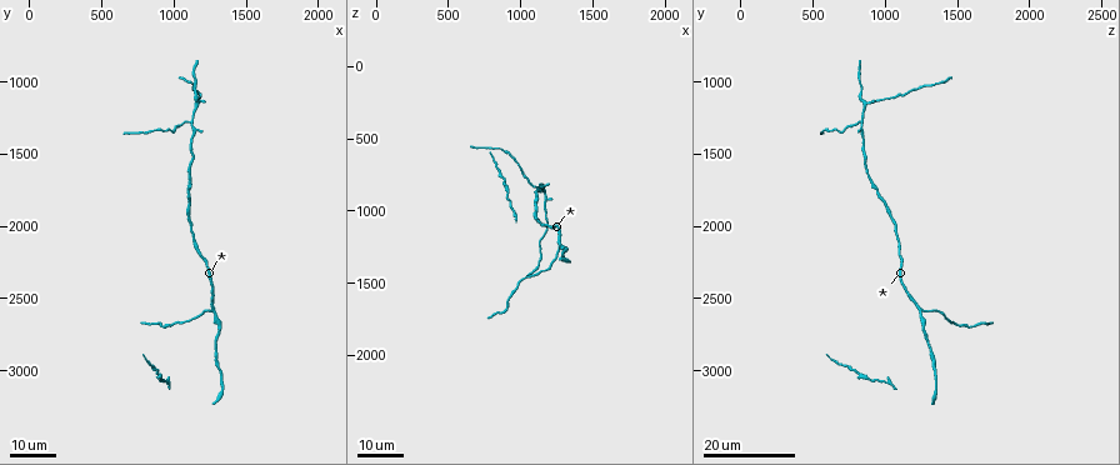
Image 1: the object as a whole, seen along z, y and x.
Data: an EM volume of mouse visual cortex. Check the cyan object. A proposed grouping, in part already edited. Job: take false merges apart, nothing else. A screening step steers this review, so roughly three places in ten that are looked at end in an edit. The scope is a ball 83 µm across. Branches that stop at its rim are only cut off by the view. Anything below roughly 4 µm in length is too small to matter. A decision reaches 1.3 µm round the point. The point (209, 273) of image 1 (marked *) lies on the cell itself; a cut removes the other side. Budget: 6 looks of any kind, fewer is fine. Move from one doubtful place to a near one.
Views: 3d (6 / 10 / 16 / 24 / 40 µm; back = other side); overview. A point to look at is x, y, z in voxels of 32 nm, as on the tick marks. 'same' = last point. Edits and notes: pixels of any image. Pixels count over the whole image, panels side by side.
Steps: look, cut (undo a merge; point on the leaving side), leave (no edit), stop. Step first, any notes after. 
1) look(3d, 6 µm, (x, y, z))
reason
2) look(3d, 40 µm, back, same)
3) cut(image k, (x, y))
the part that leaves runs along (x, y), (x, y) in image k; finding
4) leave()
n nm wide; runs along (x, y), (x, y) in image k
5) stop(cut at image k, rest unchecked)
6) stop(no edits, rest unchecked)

look(3d, 24 µm, (1160, 1160, 840))
three arms meet

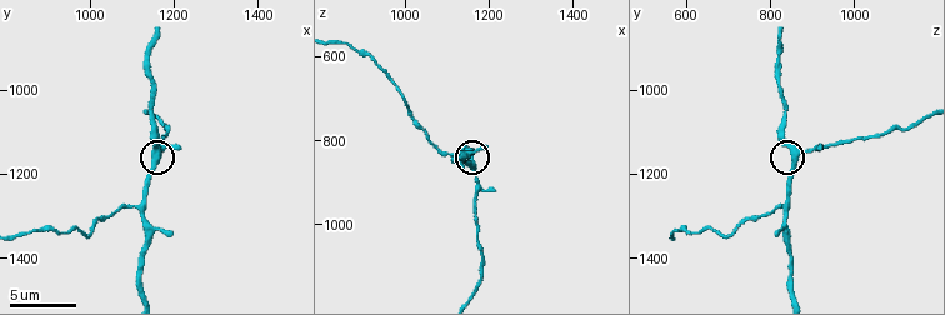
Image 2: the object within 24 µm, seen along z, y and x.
look(3d, 6 µm, (1165, 1145, 860))

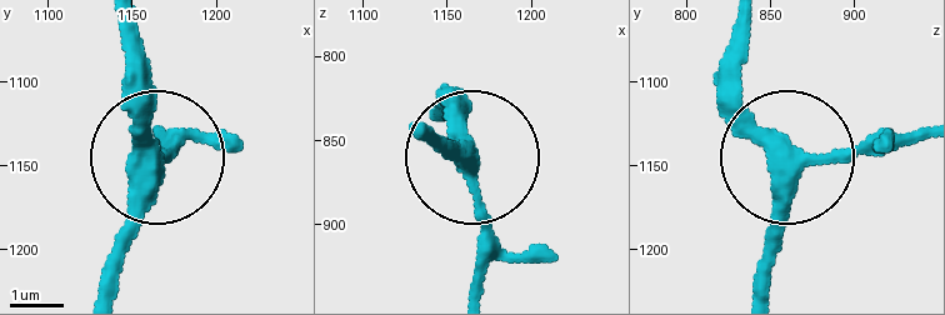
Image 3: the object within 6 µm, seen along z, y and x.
leave()
3 arms; runs along (100, 286), (154, 151), (136, 49) in image 3; continuous, no second cell

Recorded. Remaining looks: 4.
look(3d, 10 µm, (1120, 1285, 830))

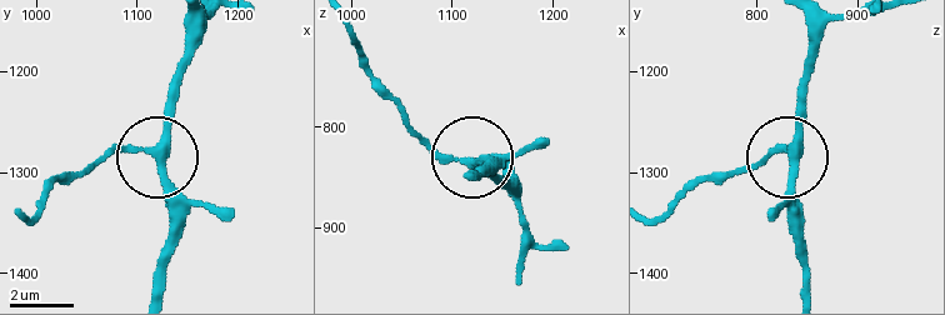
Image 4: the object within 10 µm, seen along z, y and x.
leave()
runs along (155, 288), (171, 223), (165, 174), (139, 150), (85, 166) in image 4; continuous, no second cell

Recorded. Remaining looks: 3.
look(3d, 24 µm, (1280, 2580, 1240))
a fork

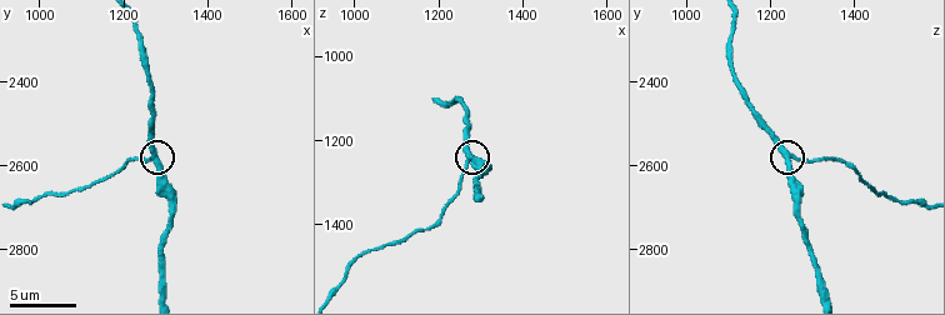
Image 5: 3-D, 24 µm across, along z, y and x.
look(3d, 10 µm, (1270, 2585, 1260))

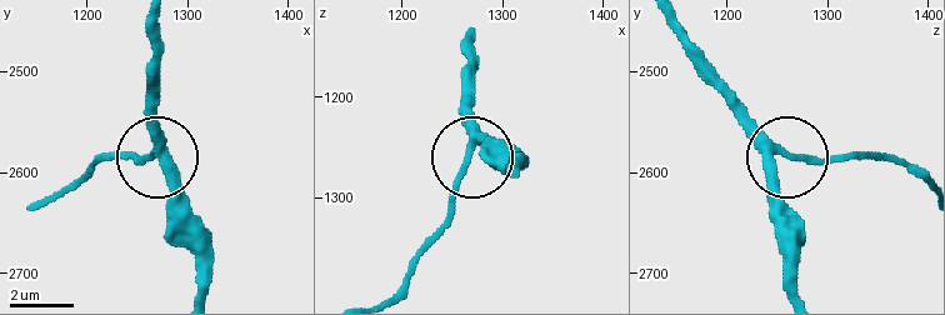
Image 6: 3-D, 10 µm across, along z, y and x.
leave()
290 nm wide; runs along (464, 34), (473, 155), (443, 225) in image 6; all the same cell

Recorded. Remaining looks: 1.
stop(no edits, rest unchecked)

